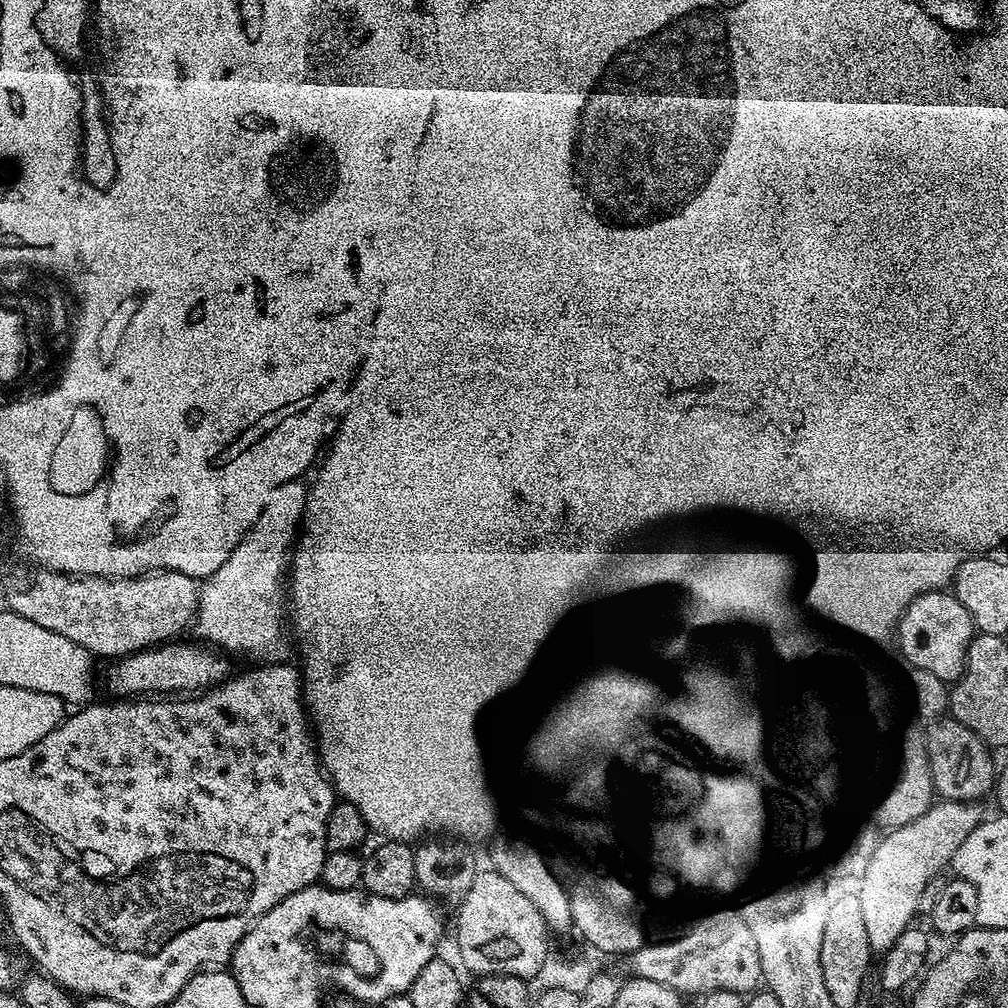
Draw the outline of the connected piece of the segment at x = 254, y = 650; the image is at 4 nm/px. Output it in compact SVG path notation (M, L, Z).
M283 484L270 494L270 500L258 514L258 522L240 539L238 546L199 585L199 600L196 606L194 629L201 641L224 654L249 656L252 662L284 662L288 657L286 636L286 573L290 568L290 553L298 539L298 529L304 518L304 507L308 501L308 488L300 484Z

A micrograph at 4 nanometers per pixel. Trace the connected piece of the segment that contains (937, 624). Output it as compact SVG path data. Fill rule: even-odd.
M951 591L927 592L912 602L898 625L900 648L916 668L925 668L940 679L955 682L964 675L968 651L972 645L972 615Z

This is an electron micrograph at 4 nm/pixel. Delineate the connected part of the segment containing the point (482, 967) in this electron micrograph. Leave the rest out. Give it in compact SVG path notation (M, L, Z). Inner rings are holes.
M488 870L486 874L477 875L476 881L470 886L470 890L466 890L466 894L461 898L456 912L456 948L460 951L460 960L464 963L464 968L468 972L473 972L476 978L481 977L516 977L520 981L528 982L533 978L536 978L539 974L539 970L542 968L542 964L550 956L550 950L548 950L548 939L550 939L547 928L544 925L544 919L536 913L535 908L526 903L525 899L512 886L510 882L506 882L502 877L496 875L495 872Z

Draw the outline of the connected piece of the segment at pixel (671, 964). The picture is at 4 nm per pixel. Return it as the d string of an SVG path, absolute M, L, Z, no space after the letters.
M719 908L714 915L703 917L697 924L686 936L658 940L656 944L645 943L634 958L635 975L658 982L682 996L705 996L718 991L743 996L755 993L763 981L760 954L741 913Z

